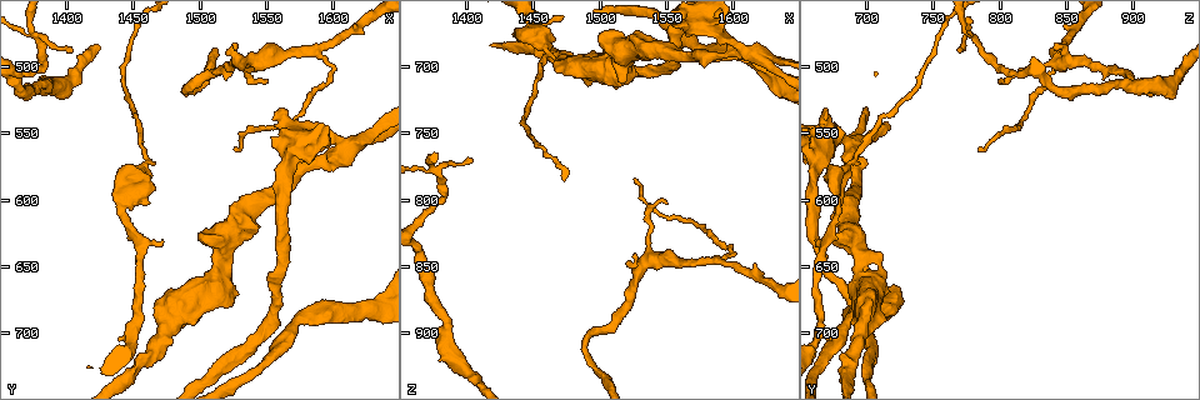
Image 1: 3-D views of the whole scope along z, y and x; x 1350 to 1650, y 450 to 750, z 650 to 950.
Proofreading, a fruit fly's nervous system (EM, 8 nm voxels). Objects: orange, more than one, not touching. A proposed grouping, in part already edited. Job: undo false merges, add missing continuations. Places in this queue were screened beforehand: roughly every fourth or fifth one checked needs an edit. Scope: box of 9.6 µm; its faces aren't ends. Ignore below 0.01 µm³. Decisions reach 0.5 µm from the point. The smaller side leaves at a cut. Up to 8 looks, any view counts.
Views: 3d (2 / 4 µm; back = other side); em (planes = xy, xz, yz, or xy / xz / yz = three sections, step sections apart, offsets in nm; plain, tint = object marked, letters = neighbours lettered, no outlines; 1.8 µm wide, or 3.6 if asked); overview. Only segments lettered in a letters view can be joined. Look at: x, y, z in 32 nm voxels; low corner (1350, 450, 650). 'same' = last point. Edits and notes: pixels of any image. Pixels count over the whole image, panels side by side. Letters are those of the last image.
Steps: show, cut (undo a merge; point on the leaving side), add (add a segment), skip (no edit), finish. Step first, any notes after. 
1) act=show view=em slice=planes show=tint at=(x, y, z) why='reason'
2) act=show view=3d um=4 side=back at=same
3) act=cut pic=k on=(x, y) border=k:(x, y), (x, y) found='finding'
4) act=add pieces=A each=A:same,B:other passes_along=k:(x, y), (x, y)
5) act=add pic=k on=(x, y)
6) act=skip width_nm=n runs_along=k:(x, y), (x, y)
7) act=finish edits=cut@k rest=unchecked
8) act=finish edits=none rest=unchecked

act=show view=3d um=4 at=(1586, 486, 846) why='three arms meet'

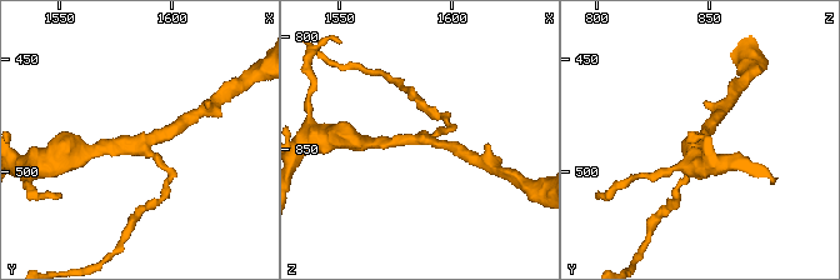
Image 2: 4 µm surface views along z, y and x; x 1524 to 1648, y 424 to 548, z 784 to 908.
act=show view=em slice=planes show=tint at=(1586, 489, 845) arms=3 why='now the EM'

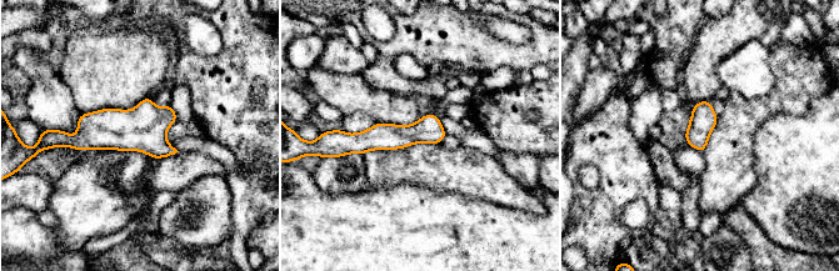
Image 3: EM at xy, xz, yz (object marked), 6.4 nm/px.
act=show view=em slice=planes show=letters at=same

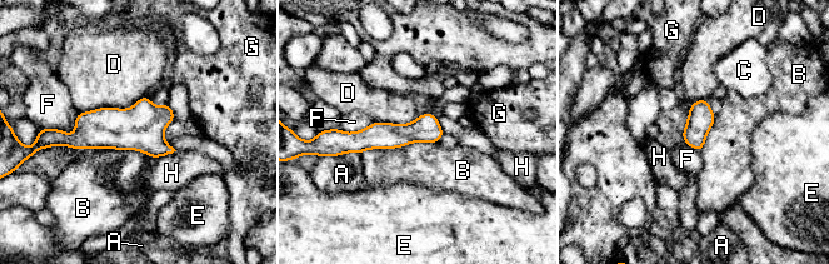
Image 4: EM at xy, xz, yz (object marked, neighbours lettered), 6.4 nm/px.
act=skip longest_contact=B:500nm each=A:other,B:other,C:other,D:other,E:other,F:other,G:other,H:other border=4:(438, 142), (411, 142), (360, 153) found='all the same neuron'

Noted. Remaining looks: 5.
act=show view=3d um=2 at=(1528, 488, 840) why='free end'

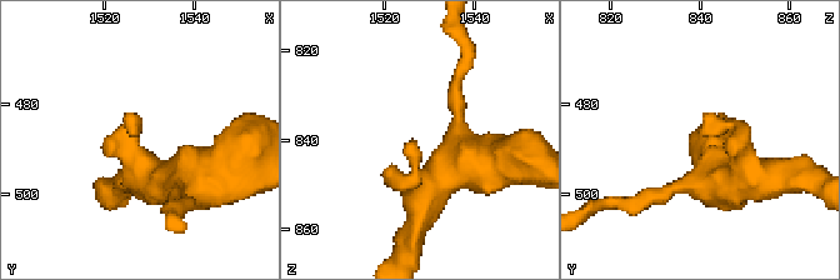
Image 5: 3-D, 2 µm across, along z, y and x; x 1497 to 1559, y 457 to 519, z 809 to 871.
act=show view=em um=3.6 slice=planes show=letters at=(1527, 487, 840) why='shape alone is not enough'

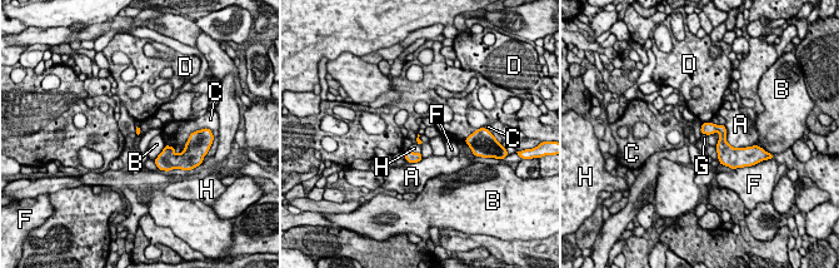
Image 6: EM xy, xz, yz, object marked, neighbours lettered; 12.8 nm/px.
act=skip each=A:other,B:other,C:other,D:other,F:other,G:other,H:other border=6:(702, 133), (707, 135) found='no lettered segment goes on from it'

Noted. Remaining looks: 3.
act=show view=3d um=2 at=(1608, 560, 688) why='abrupt turn'

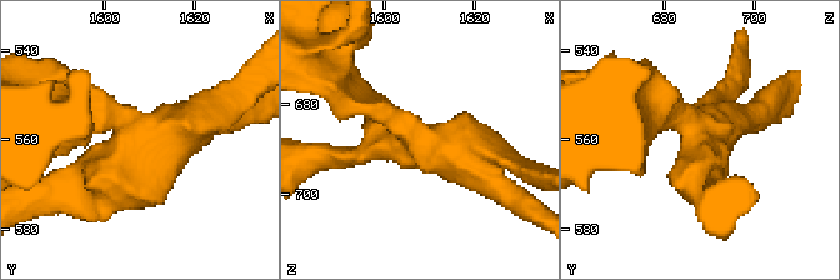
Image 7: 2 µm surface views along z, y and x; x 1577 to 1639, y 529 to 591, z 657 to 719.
act=show view=em um=3.6 slice=xz step=4 show=tint at=(1605, 562, 689) arms=3 arm_widths_nm=220,240,260 why='now the EM'

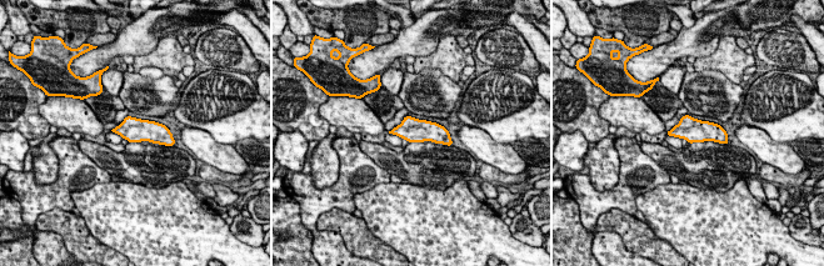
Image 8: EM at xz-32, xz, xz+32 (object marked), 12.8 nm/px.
act=show view=em um=3.6 slice=planes show=letters at=same

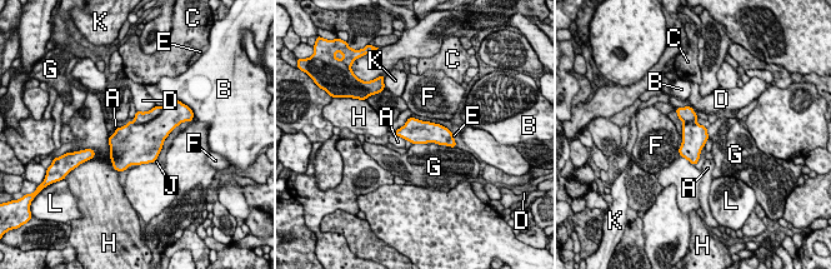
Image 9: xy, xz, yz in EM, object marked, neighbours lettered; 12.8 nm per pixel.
act=cut pic=9 on=(140, 118) longest_contact=H:480nm each=A:other,B:other,C:other,D:other,E:other,F:other,G:other,H:other,J:other,K:other,L:other border=9:(163, 108), (148, 121), (135, 121) found='two neurons meet here'

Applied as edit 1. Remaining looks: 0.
act=finish edits=cut@9 rest=unchecked

